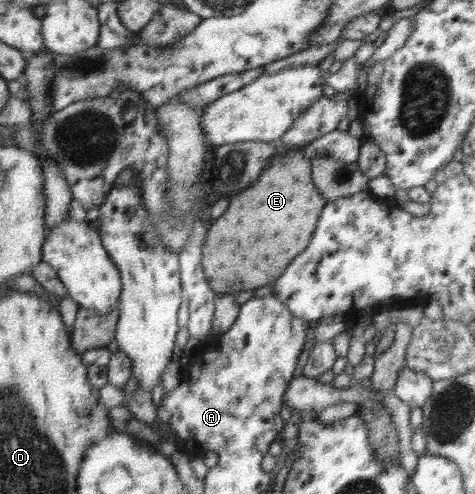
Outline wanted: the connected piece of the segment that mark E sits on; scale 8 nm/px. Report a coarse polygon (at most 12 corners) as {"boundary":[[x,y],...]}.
{"boundary":[[305,149],[274,157],[202,247],[216,293],[262,287],[326,201]]}

